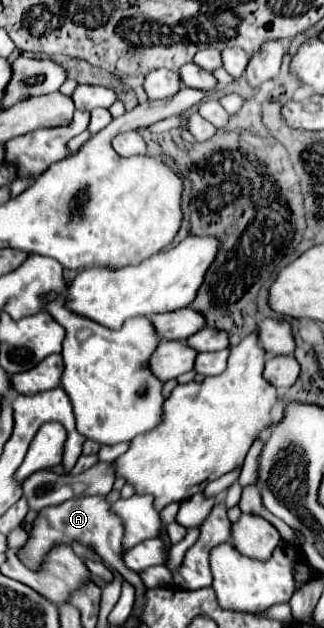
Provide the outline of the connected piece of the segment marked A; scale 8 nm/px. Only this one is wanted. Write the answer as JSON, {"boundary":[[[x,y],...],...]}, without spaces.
{"boundary":[[[83,497],[83,499],[67,499],[59,505],[51,505],[45,507],[37,513],[33,527],[29,531],[29,539],[27,543],[21,547],[21,551],[17,553],[19,559],[29,567],[29,569],[41,569],[47,553],[57,547],[57,545],[67,545],[71,547],[73,543],[81,543],[85,547],[91,547],[101,559],[105,559],[107,565],[111,565],[113,569],[117,569],[125,579],[129,579],[129,583],[135,585],[137,593],[143,595],[145,585],[141,583],[139,575],[129,571],[121,559],[121,541],[123,541],[123,521],[115,515],[115,511],[111,511],[111,503],[105,497]]]}

